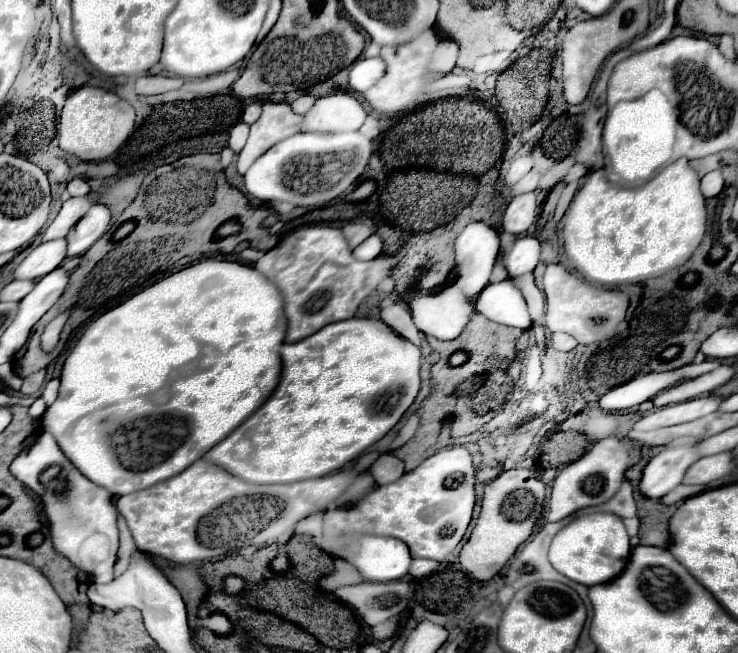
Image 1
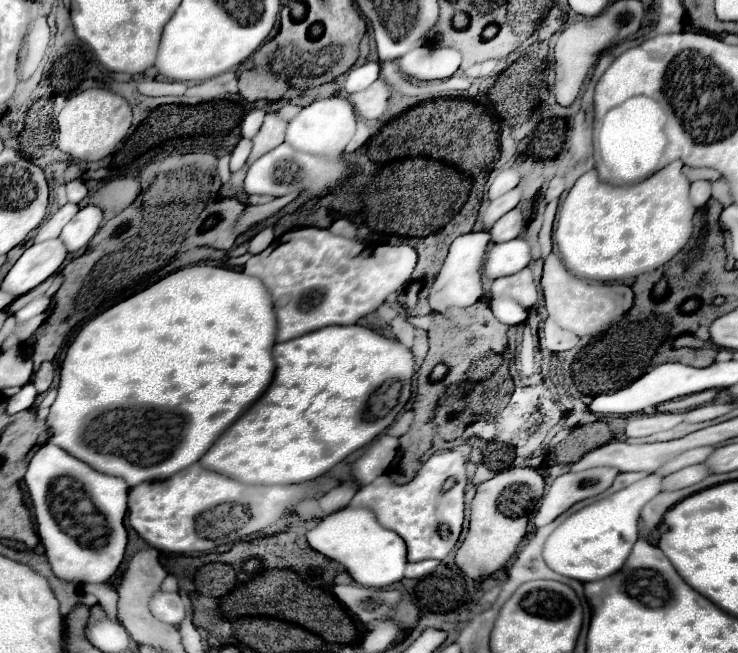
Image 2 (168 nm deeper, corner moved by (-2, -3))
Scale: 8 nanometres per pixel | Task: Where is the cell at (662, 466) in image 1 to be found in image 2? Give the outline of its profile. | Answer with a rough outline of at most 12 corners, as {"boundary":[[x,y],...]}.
{"boundary":[[664,474],[568,516],[546,564],[596,582],[618,572]]}

